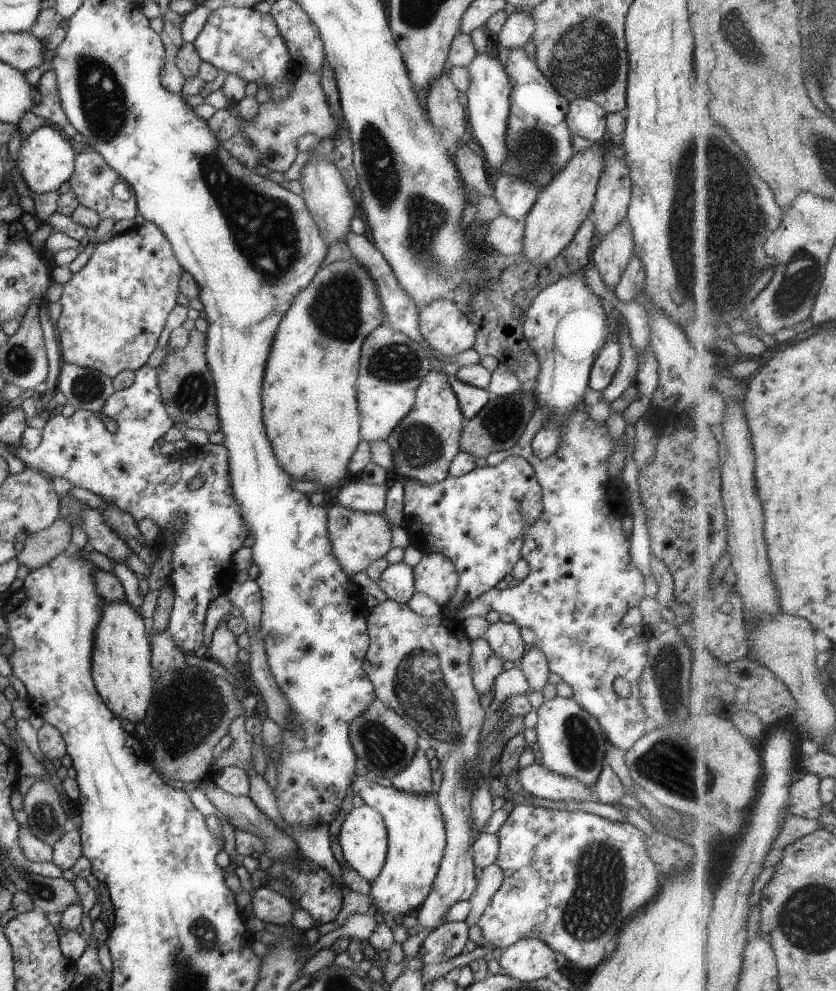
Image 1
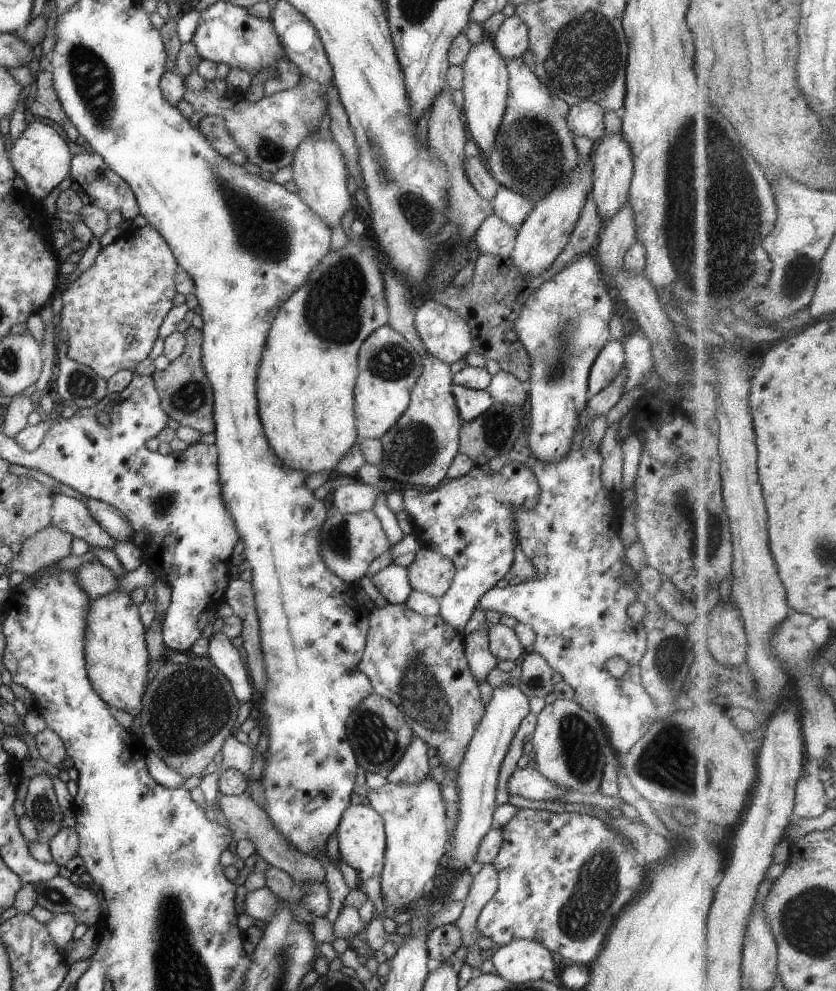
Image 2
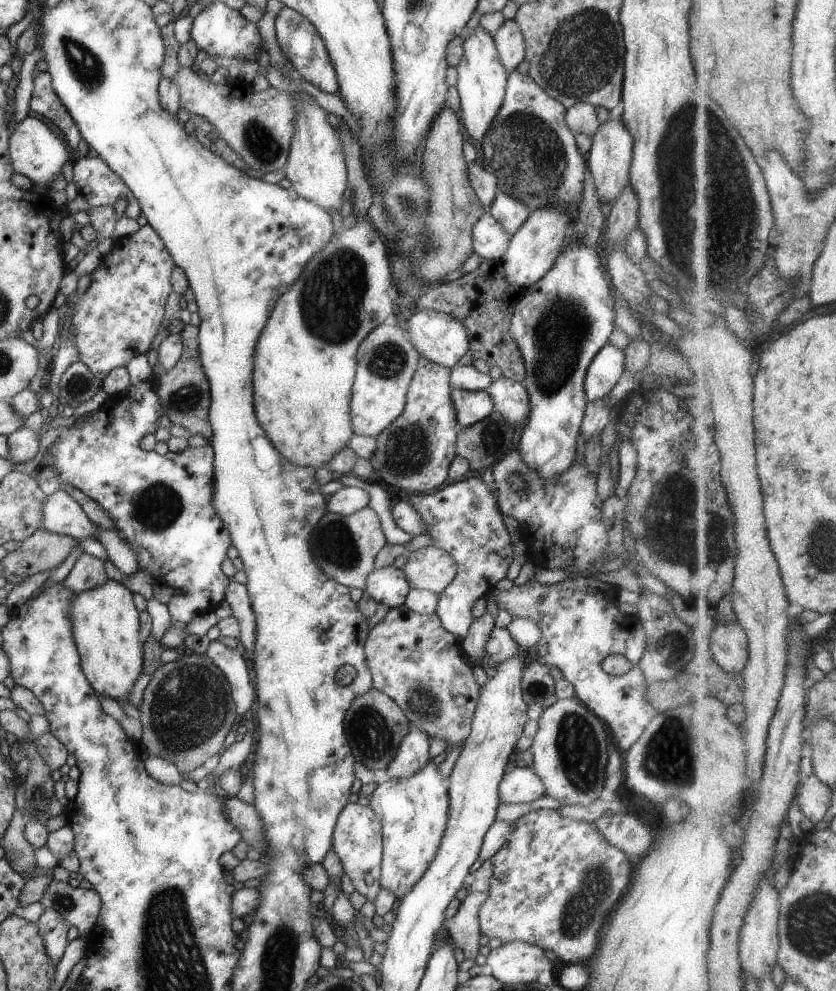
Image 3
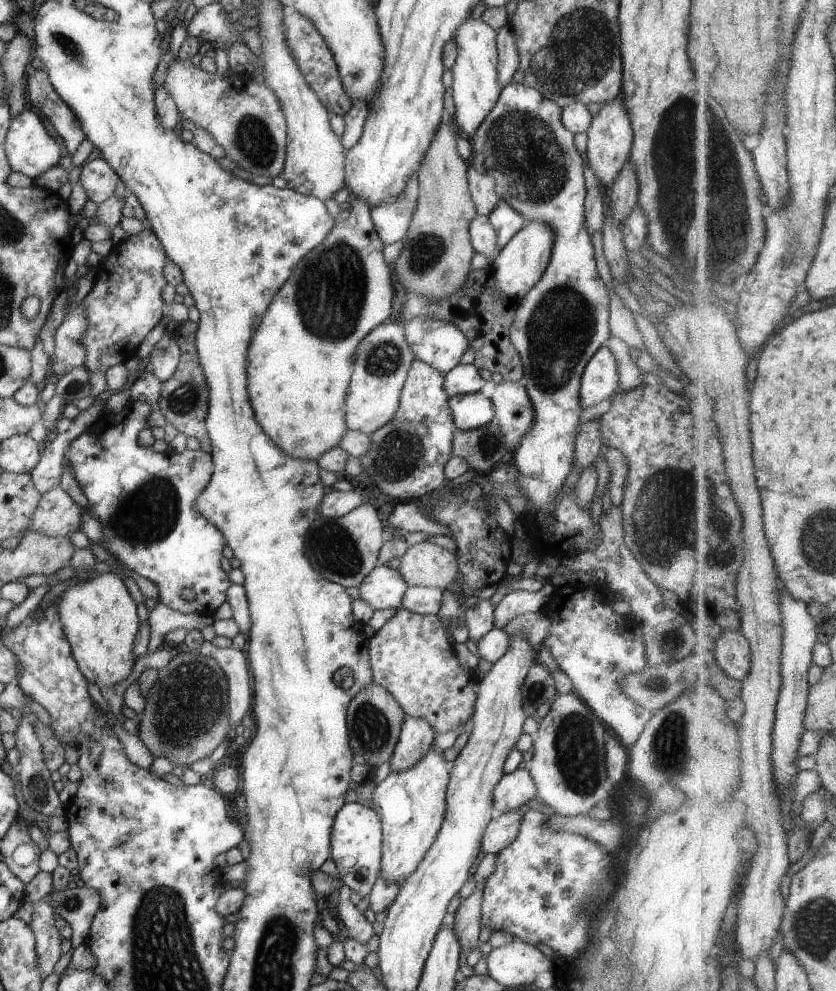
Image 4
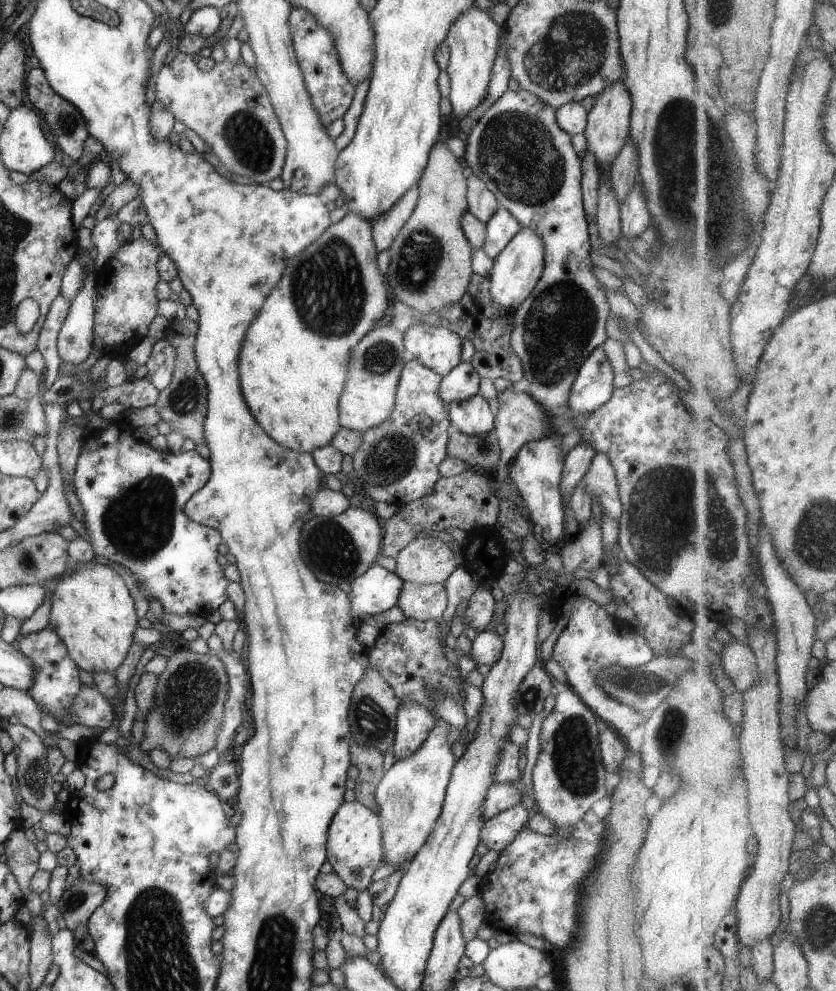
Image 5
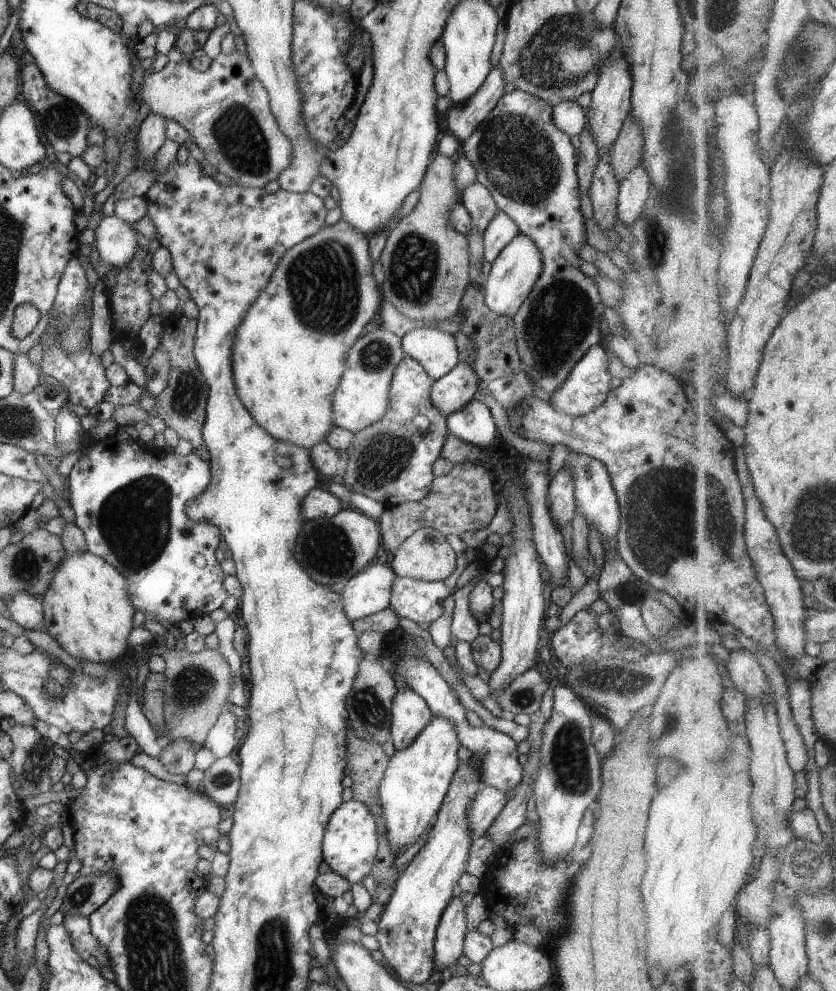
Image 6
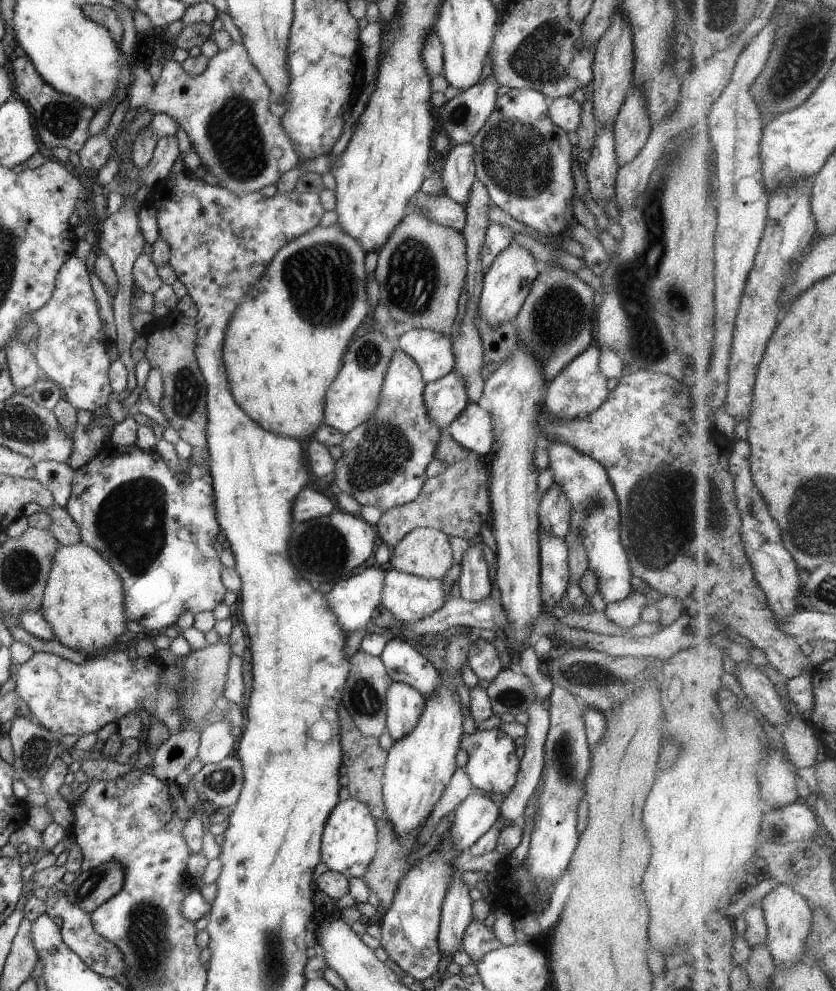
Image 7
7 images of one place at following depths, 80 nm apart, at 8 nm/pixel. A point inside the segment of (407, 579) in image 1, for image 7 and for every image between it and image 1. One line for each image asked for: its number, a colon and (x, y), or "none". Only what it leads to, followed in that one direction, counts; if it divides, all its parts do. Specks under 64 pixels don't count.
2: (392, 582)
3: (387, 585)
4: (383, 587)
5: (376, 590)
6: (367, 592)
7: (352, 599)

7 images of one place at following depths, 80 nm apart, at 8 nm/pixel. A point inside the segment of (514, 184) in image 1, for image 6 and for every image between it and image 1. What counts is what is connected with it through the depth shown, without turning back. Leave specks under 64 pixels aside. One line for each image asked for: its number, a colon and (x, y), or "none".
2: (511, 206)
3: (510, 213)
4: (506, 221)
5: (500, 226)
6: (500, 229)

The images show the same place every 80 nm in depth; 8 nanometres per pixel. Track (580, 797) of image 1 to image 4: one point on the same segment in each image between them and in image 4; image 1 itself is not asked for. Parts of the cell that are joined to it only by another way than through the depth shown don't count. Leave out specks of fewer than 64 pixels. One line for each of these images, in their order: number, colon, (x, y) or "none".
2: (528, 782)
3: (519, 784)
4: (515, 788)

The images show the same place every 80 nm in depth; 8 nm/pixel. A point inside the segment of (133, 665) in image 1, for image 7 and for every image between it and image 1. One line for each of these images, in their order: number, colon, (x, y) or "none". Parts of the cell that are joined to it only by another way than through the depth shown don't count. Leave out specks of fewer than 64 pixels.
2: (116, 658)
3: (105, 627)
4: (98, 618)
5: (91, 611)
6: (86, 610)
7: (82, 600)

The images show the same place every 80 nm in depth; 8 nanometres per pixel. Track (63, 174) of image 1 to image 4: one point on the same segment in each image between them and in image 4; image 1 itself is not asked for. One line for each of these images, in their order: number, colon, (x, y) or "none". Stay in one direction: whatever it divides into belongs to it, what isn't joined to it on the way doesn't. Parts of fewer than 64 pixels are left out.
2: (40, 156)
3: (35, 152)
4: (29, 149)

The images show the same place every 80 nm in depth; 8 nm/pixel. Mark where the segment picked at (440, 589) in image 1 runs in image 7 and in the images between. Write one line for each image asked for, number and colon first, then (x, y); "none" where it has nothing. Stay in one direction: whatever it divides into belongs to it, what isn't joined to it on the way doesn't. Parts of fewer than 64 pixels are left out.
2: (430, 572)
3: (428, 568)
4: (424, 564)
5: (423, 561)
6: (425, 555)
7: (424, 552)

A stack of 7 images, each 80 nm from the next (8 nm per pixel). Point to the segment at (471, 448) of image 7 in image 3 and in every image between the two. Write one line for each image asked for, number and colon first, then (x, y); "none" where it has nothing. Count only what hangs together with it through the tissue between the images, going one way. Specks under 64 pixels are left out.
3: (470, 406)
4: (469, 411)
5: (474, 416)
6: (472, 423)

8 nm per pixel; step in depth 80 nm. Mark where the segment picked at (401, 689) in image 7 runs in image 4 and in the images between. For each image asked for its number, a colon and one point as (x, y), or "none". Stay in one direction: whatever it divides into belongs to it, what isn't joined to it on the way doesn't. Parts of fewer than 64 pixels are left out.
4: (415, 737)
5: (413, 722)
6: (409, 712)

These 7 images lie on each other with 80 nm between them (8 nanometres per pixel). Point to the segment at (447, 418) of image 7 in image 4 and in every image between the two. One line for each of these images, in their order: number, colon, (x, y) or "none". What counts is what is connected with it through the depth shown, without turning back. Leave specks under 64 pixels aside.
4: (462, 379)
5: (462, 380)
6: (451, 391)

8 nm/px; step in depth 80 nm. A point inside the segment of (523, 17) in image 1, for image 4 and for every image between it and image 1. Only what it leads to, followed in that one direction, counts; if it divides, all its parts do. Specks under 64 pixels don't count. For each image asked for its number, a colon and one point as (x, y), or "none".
2: (511, 39)
3: (508, 39)
4: (507, 57)

